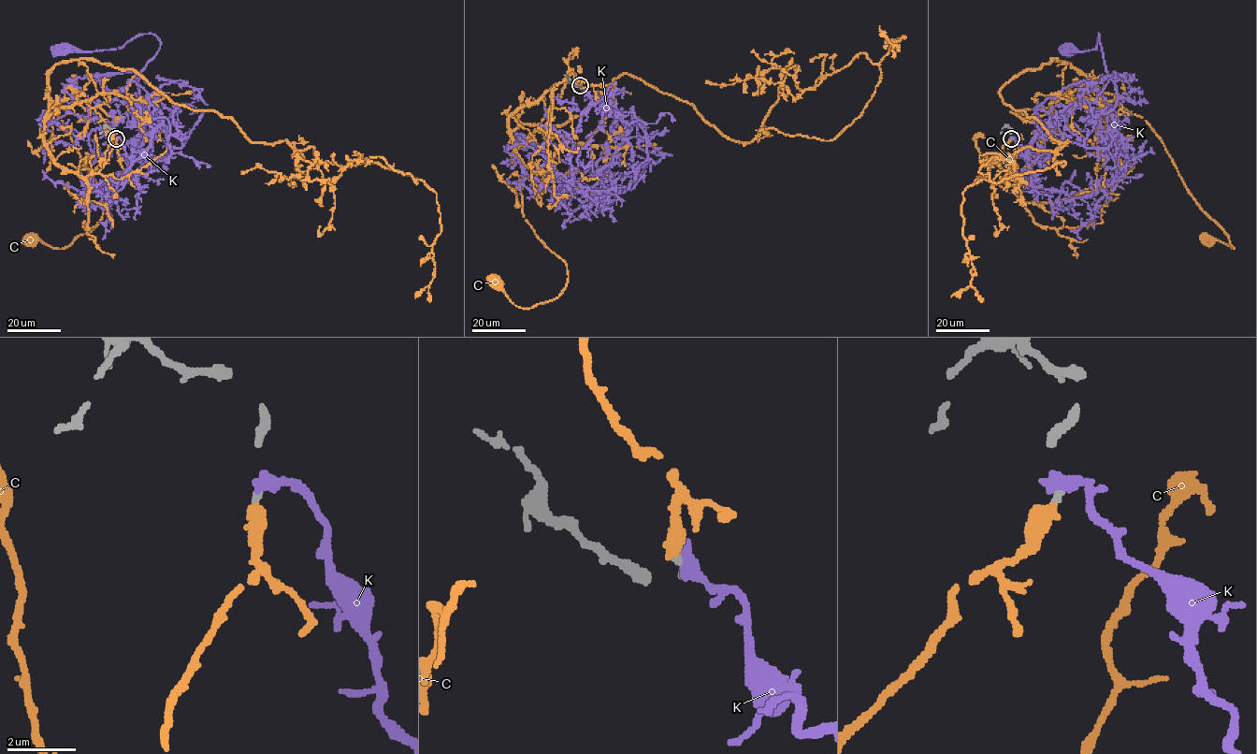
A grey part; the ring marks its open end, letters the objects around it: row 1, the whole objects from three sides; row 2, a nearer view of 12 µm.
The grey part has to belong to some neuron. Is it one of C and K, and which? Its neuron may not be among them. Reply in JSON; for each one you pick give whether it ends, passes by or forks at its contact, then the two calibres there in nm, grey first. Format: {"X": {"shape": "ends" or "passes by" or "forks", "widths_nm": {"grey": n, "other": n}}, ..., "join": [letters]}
{"C": {"shape": "ends", "widths_nm": {"grey": 160, "other": 460}}, "join": ["C"]}

